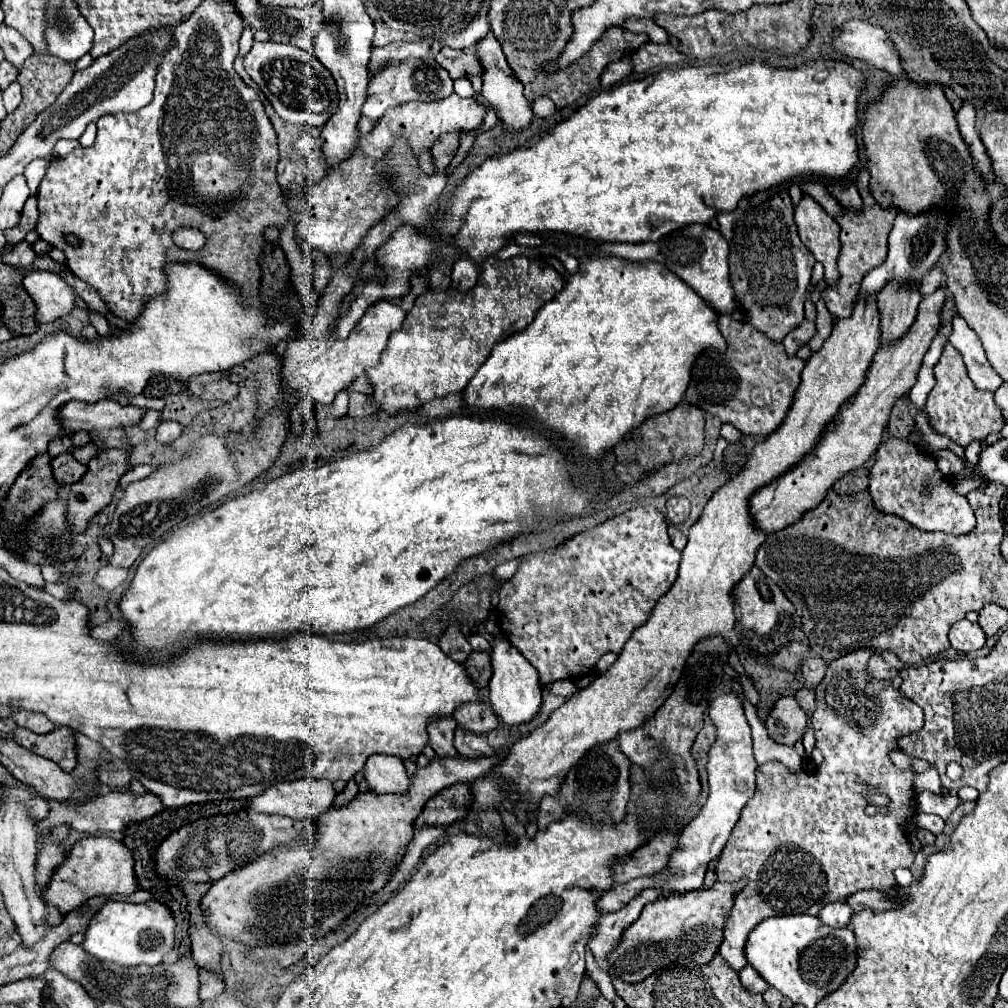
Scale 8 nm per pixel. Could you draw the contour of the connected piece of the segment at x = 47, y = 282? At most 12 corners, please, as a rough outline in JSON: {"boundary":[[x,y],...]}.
{"boundary":[[29,272],[23,286],[39,324],[67,316],[75,292],[59,274]]}

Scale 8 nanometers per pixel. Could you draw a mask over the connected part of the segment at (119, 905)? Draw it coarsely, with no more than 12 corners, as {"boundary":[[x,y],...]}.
{"boundary":[[107,902],[83,948],[123,966],[155,966],[175,944],[171,910]]}

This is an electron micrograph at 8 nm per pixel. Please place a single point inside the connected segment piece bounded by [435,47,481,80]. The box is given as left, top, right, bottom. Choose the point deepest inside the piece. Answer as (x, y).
(467, 63)

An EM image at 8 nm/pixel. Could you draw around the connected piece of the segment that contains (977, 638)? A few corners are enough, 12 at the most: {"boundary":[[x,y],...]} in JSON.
{"boundary":[[959,620],[949,640],[955,650],[983,648],[987,636],[979,624]]}

